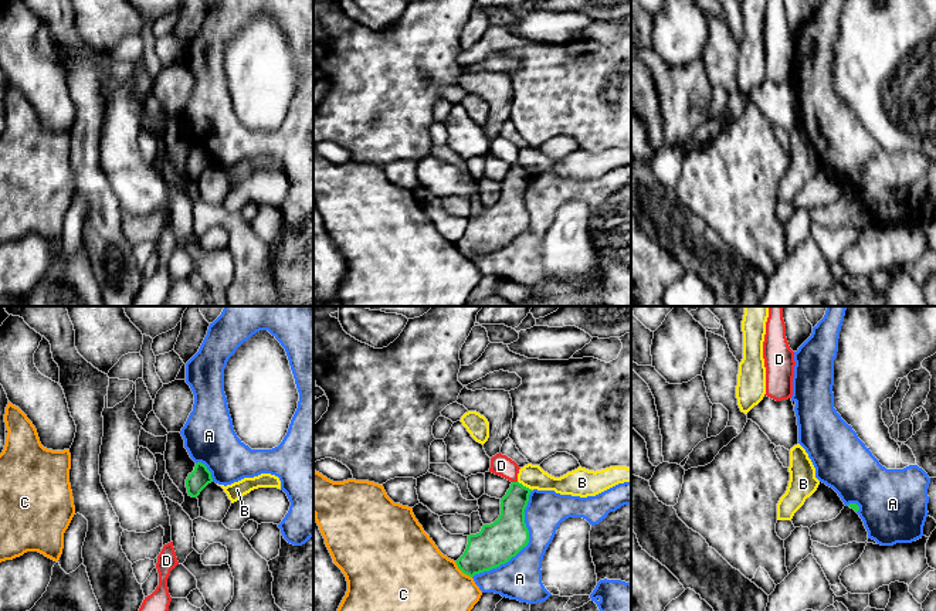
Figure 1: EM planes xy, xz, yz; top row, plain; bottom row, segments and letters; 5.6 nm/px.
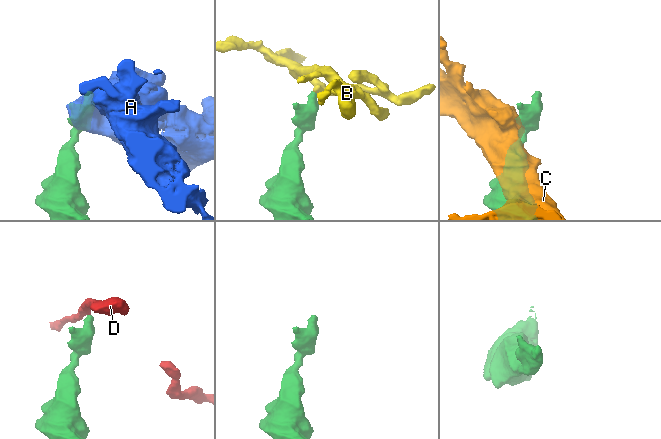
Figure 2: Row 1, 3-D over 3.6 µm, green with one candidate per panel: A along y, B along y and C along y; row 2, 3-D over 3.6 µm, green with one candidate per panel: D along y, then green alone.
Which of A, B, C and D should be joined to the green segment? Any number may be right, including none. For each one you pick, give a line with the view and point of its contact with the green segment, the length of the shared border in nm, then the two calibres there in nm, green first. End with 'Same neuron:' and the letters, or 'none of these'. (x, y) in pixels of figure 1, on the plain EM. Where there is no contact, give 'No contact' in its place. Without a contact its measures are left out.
Same neuron: none of these

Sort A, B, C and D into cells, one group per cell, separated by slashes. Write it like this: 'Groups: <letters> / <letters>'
Groups: A / B / C / D

